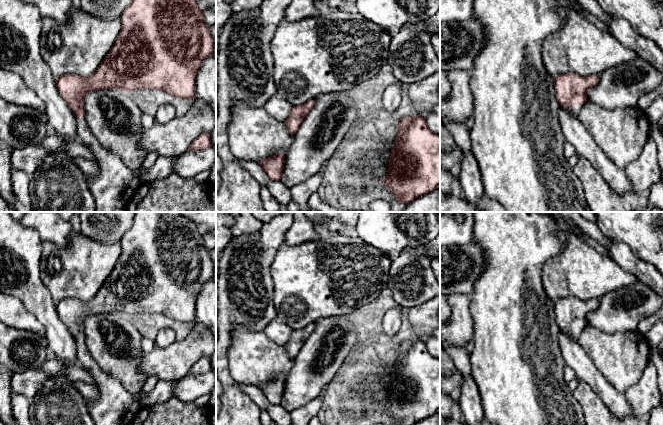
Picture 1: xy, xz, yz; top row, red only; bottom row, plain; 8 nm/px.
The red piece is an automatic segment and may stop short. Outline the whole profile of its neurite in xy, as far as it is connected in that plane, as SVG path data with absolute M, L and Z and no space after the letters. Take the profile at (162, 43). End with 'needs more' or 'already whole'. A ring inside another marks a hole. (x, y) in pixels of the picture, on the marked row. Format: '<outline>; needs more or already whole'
M132 0L129 6L121 14L120 18L121 18L120 34L117 37L115 43L113 44L112 48L109 50L109 52L107 53L107 55L99 65L99 67L93 72L91 76L81 76L78 74L67 73L56 79L56 87L61 97L65 100L65 102L70 107L70 109L72 110L73 114L76 117L76 128L77 128L78 138L80 138L81 141L92 151L95 157L94 163L98 167L97 175L95 177L91 178L88 176L89 189L95 201L95 207L96 207L95 212L125 212L125 202L123 202L120 199L121 193L125 189L136 189L141 184L141 182L137 178L136 172L129 169L119 156L115 155L114 153L104 148L90 131L89 126L85 119L85 106L84 106L85 96L92 91L101 90L101 89L119 89L126 92L131 92L136 89L159 89L166 91L173 97L183 98L183 99L190 99L190 98L196 99L196 76L199 72L203 60L214 53L214 38L210 32L209 27L206 25L204 21L204 14L201 8L198 6L197 0Z; needs more

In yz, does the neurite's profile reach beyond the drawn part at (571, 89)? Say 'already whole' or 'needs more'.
needs more

